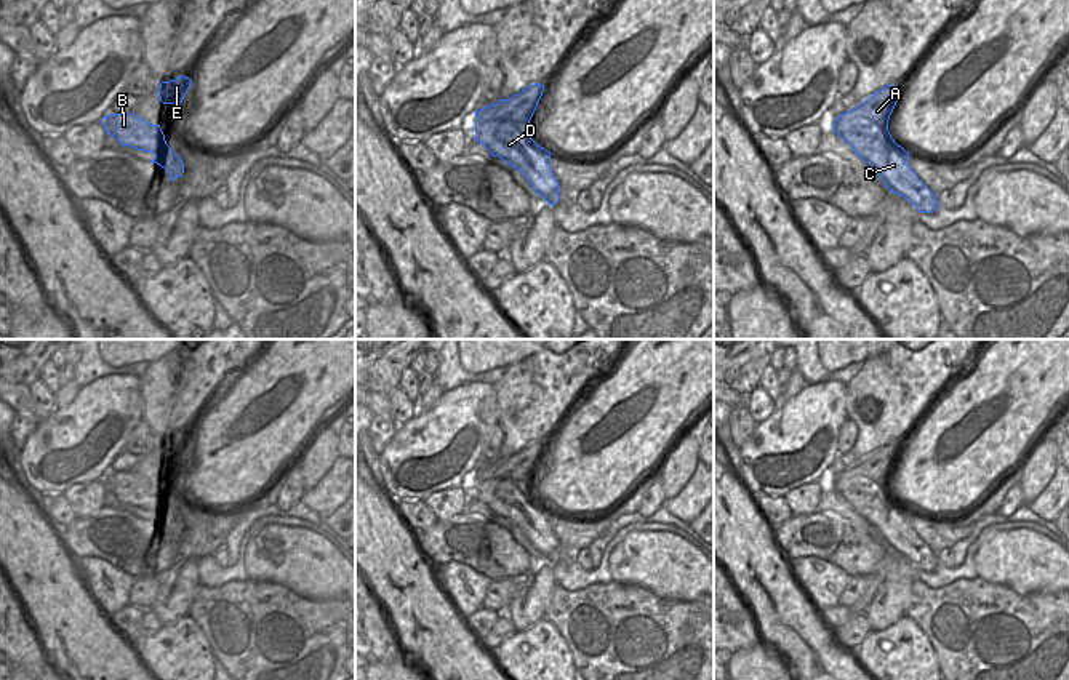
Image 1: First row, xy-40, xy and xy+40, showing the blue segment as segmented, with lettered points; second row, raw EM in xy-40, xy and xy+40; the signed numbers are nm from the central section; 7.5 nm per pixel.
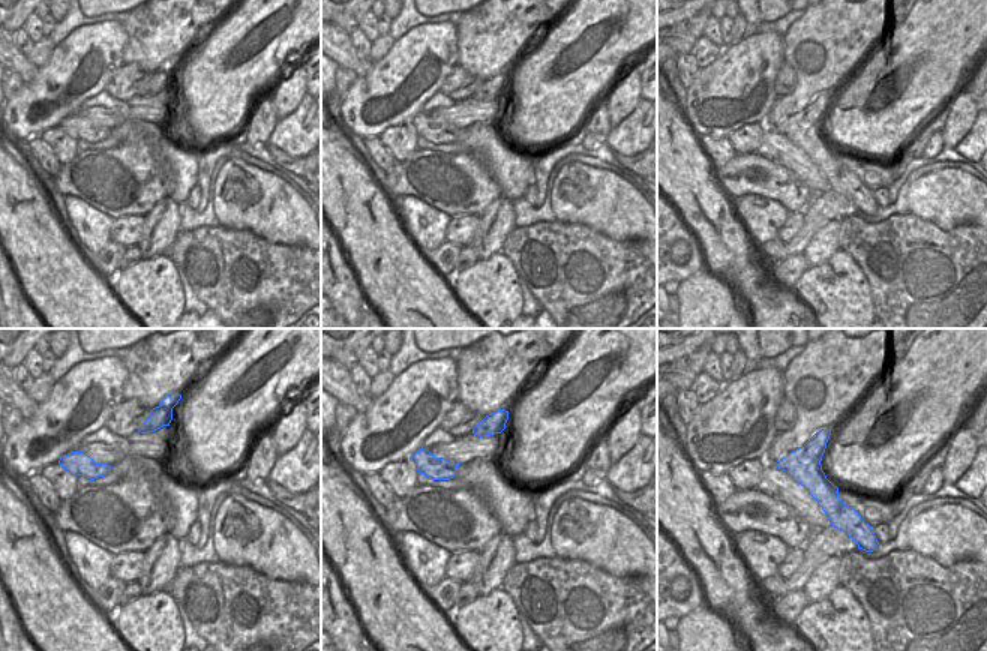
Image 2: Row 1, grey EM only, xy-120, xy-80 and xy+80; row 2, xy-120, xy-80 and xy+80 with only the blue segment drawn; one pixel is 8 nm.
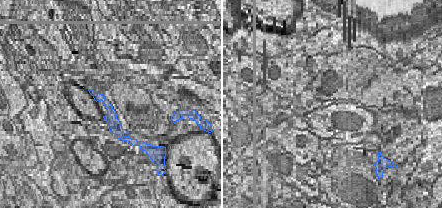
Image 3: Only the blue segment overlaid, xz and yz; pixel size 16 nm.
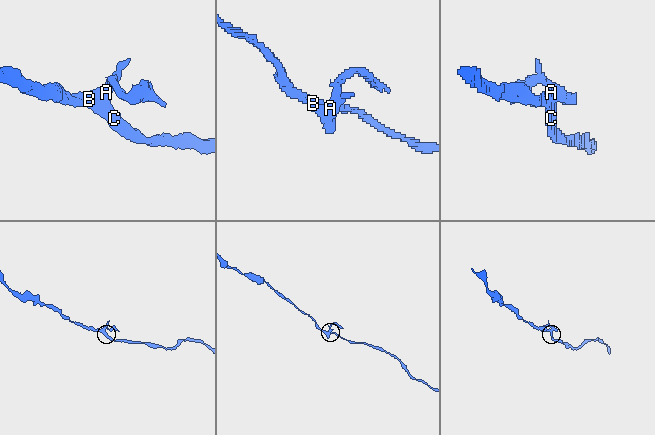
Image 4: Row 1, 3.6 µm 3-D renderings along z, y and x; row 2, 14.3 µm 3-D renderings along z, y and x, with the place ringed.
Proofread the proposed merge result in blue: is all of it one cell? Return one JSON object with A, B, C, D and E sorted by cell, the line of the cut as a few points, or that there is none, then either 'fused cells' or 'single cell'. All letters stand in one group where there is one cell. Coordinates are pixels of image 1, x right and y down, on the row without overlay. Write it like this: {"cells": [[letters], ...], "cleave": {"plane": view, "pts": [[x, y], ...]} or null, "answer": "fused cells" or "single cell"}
{"cells": [["A", "E"], ["B", "C", "D"]], "cleave": {"plane": "xy", "pts": [[477, 476], [480, 479], [509, 477], [525, 484]]}, "answer": "fused cells"}

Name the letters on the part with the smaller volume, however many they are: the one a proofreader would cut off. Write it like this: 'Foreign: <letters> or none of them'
Foreign: A, E

